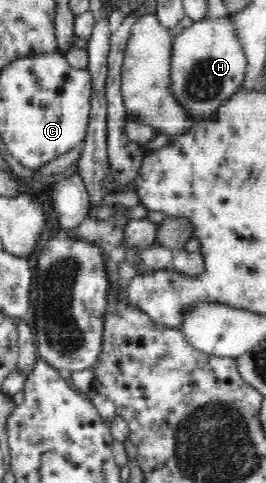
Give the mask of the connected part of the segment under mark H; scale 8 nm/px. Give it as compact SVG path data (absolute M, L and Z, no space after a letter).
M229 16L193 21L179 33L174 36L174 65L169 74L169 85L177 102L189 110L193 120L204 120L212 117L215 110L242 87L248 68L245 47L238 38L237 26Z

